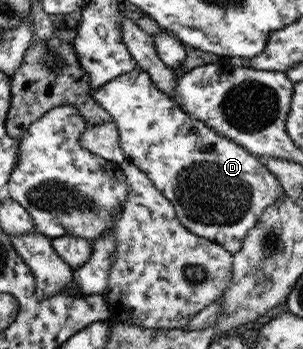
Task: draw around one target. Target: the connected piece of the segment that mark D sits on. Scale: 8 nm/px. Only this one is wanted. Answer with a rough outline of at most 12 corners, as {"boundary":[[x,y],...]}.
{"boundary":[[136,67],[92,92],[125,158],[238,252],[285,197]]}

